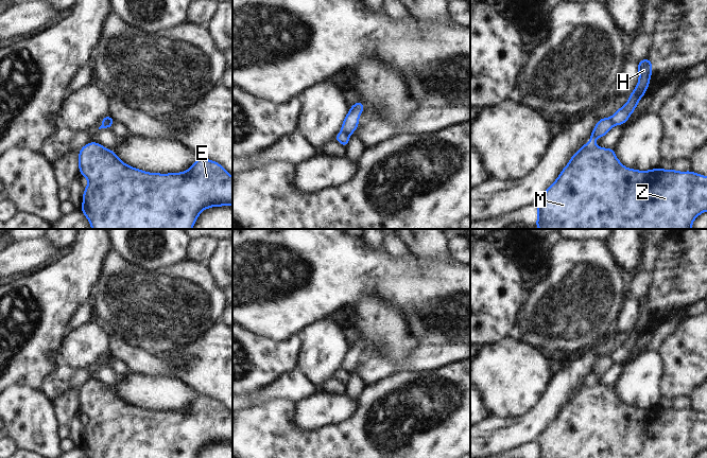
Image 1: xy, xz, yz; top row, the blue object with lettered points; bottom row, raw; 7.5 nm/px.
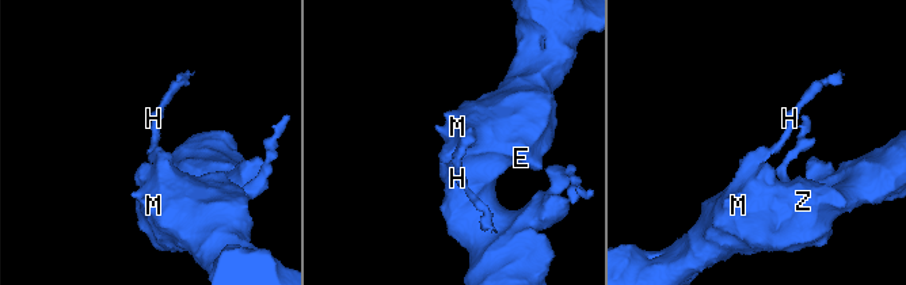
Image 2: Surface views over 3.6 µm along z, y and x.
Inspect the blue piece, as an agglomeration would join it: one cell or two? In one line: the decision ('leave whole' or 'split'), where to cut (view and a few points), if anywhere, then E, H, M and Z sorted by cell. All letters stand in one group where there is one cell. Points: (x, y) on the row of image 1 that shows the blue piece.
split | xz (341, 131), (348, 136) | E M Z / H

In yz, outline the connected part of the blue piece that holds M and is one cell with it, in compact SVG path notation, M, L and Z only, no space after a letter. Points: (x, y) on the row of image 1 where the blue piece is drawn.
M610 118L599 119L594 128L592 129L590 140L584 144L577 153L575 153L550 188L540 196L536 207L538 216L535 226L539 229L691 229L693 221L701 213L707 211L707 177L693 173L691 171L677 172L675 170L663 170L660 168L650 171L637 171L625 168L616 157L614 148L602 148L594 144L594 140L604 137L613 127L615 123Z

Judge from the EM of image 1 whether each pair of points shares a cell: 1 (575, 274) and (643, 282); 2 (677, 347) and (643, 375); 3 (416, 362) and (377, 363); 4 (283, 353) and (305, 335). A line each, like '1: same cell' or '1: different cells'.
1: different cells
2: different cells
3: same cell
4: different cells

